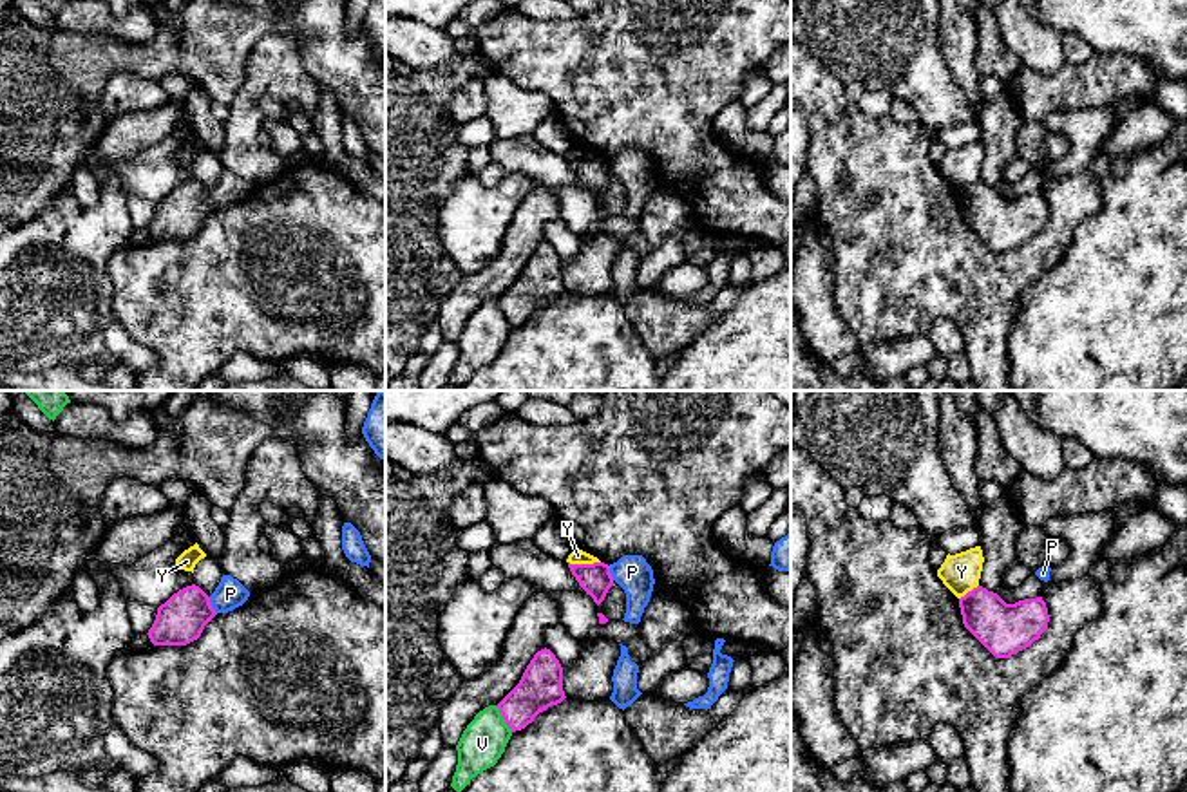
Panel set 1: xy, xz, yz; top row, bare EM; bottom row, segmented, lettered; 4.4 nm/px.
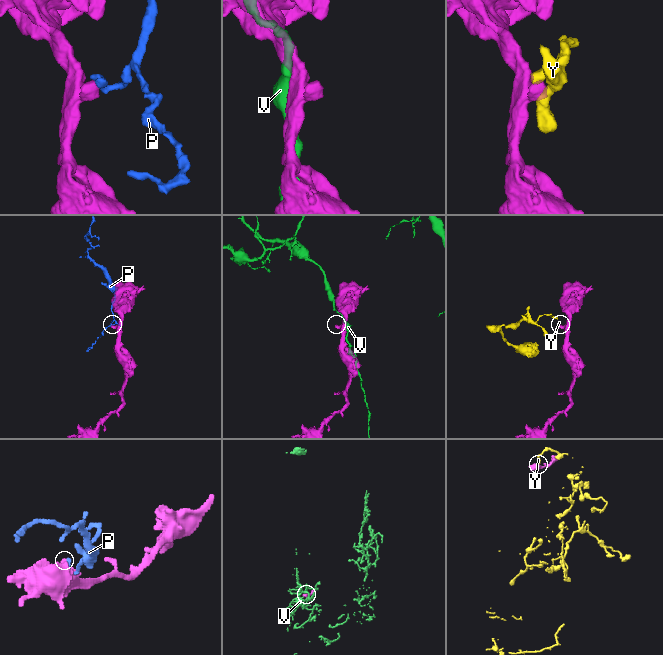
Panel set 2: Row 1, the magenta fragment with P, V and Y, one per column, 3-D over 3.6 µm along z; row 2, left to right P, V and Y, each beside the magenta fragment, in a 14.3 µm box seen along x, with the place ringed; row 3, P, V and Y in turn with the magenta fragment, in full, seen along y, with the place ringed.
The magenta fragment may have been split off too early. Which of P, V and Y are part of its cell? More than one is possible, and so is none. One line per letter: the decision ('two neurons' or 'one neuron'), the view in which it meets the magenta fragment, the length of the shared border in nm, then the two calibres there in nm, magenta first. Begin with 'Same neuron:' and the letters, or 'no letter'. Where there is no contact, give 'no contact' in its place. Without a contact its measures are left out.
Same neuron: no letter
P: two neurons; meets magenta in xy; contact 90 nm long; 220 nm thick on the magenta side, 140 nm on the other
V: two neurons; meets magenta in xz; contact 140 nm long; 190 nm thick on the magenta side, 200 nm on the other
Y: two neurons; meets magenta in xz; contact 140 nm long; 140 nm thick on the magenta side, 70 nm on the other

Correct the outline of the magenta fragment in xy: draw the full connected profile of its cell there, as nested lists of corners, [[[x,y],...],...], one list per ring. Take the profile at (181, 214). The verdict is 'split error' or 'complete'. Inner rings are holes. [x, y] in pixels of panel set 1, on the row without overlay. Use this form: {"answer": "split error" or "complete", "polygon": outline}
{"answer": "complete", "polygon": [[[192,179],[157,203],[156,215],[147,230],[154,240],[186,240],[201,231],[204,221],[215,210],[210,192]]]}

